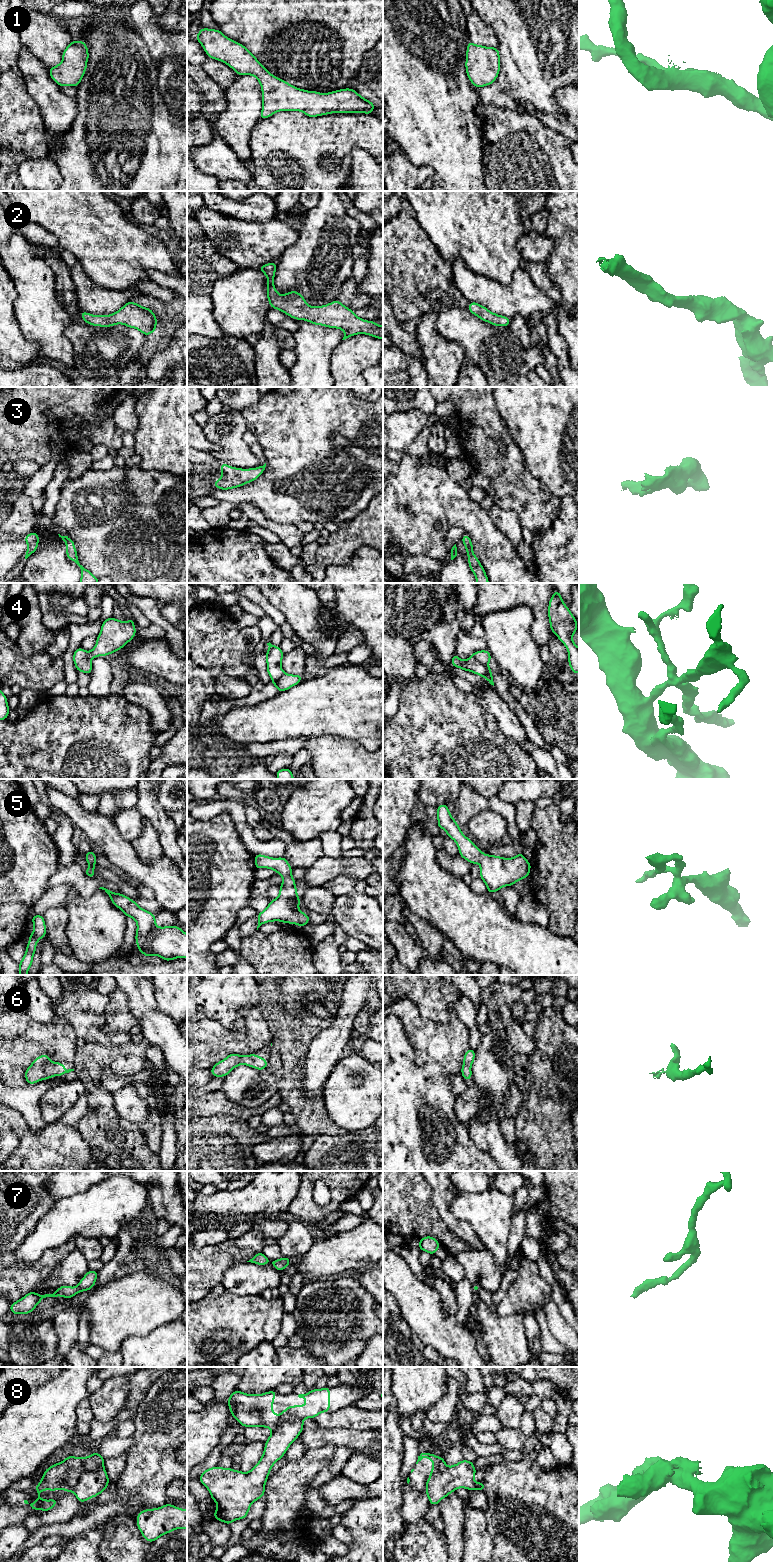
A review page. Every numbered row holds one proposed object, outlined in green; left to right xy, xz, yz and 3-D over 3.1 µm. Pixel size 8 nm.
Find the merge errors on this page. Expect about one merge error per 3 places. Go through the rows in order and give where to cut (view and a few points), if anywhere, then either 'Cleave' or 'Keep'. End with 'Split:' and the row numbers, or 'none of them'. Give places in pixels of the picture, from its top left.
1: No split. Keep
2: No split. Keep
3: No split. Keep
4: Split along yz (474, 652), (477, 659), (487, 666). Cleave
5: No split. Keep
6: No split. Keep
7: No split. Keep
8: Split along xy (103, 1467), (86, 1470), (79, 1477), (73, 1491). Cleave
Split: 4, 8

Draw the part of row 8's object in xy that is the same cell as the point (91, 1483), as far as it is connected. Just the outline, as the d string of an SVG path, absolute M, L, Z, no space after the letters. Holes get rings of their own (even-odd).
M105 1468L85 1471L75 1485L74 1494L80 1503L88 1501L104 1492L109 1482Z

